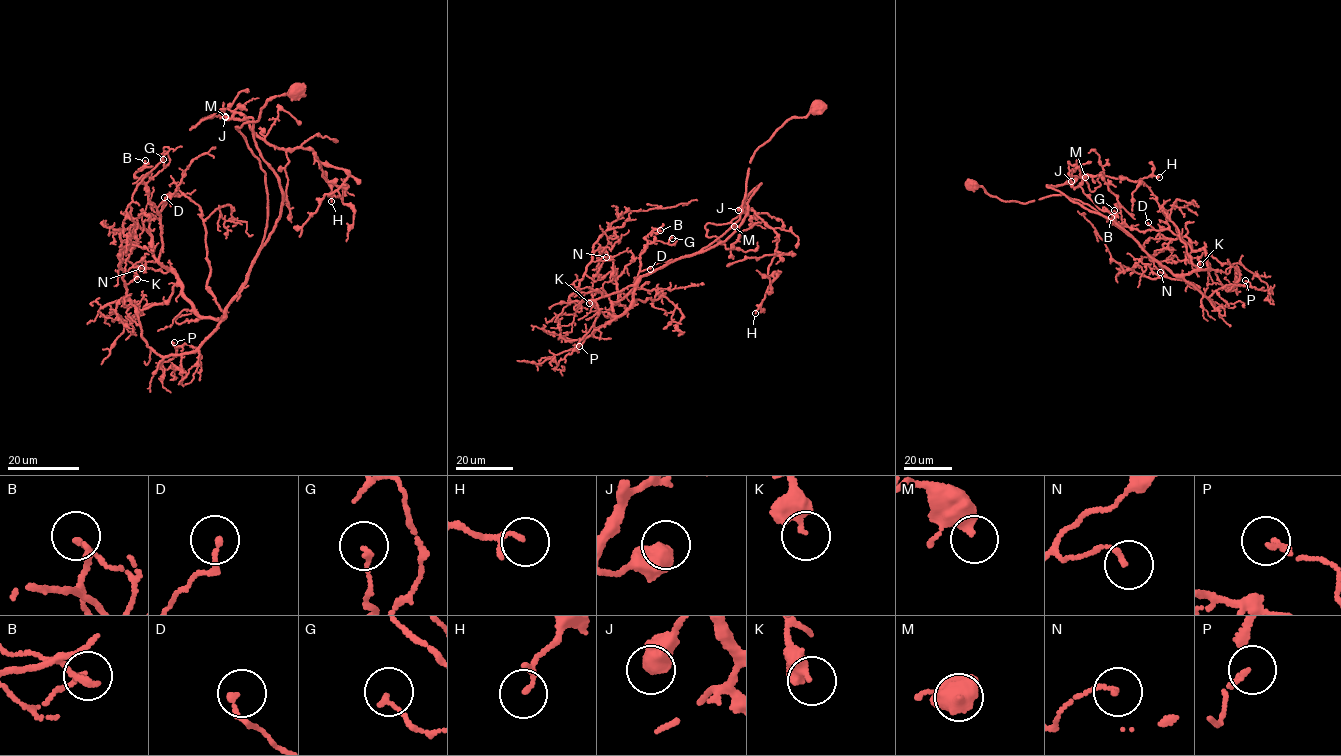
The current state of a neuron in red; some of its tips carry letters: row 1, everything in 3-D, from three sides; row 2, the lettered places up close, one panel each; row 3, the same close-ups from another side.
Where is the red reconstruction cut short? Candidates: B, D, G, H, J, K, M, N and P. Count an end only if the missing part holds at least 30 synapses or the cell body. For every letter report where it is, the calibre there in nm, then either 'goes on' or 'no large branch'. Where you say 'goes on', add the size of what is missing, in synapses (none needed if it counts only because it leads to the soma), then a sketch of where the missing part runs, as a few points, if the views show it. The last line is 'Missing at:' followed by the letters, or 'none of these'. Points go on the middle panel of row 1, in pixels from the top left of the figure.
B: place (660, 230); calibre 130 nm; no large branch
D: place (650, 269); calibre 150 nm; no large branch
G: place (672, 238); calibre 150 nm; no large branch
H: place (755, 313); calibre 100 nm; no large branch
J: place (738, 210); calibre 550 nm; no large branch
K: place (589, 303); calibre 400 nm; no large branch
M: place (734, 226); calibre 340 nm; no large branch
N: place (606, 257); calibre 120 nm; no large branch
P: place (579, 346); calibre 170 nm; no large branch
Missing at: none of these

